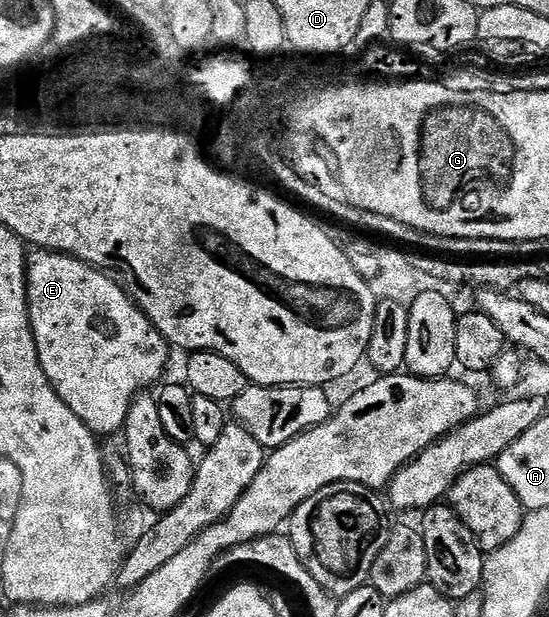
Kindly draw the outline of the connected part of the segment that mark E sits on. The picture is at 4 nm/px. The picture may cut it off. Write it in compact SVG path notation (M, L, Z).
M32 251L27 258L27 309L45 378L49 378L61 402L65 402L96 437L118 433L127 422L135 397L146 393L150 384L158 385L164 379L169 351L167 340L133 303L131 295L92 264L63 252Z

